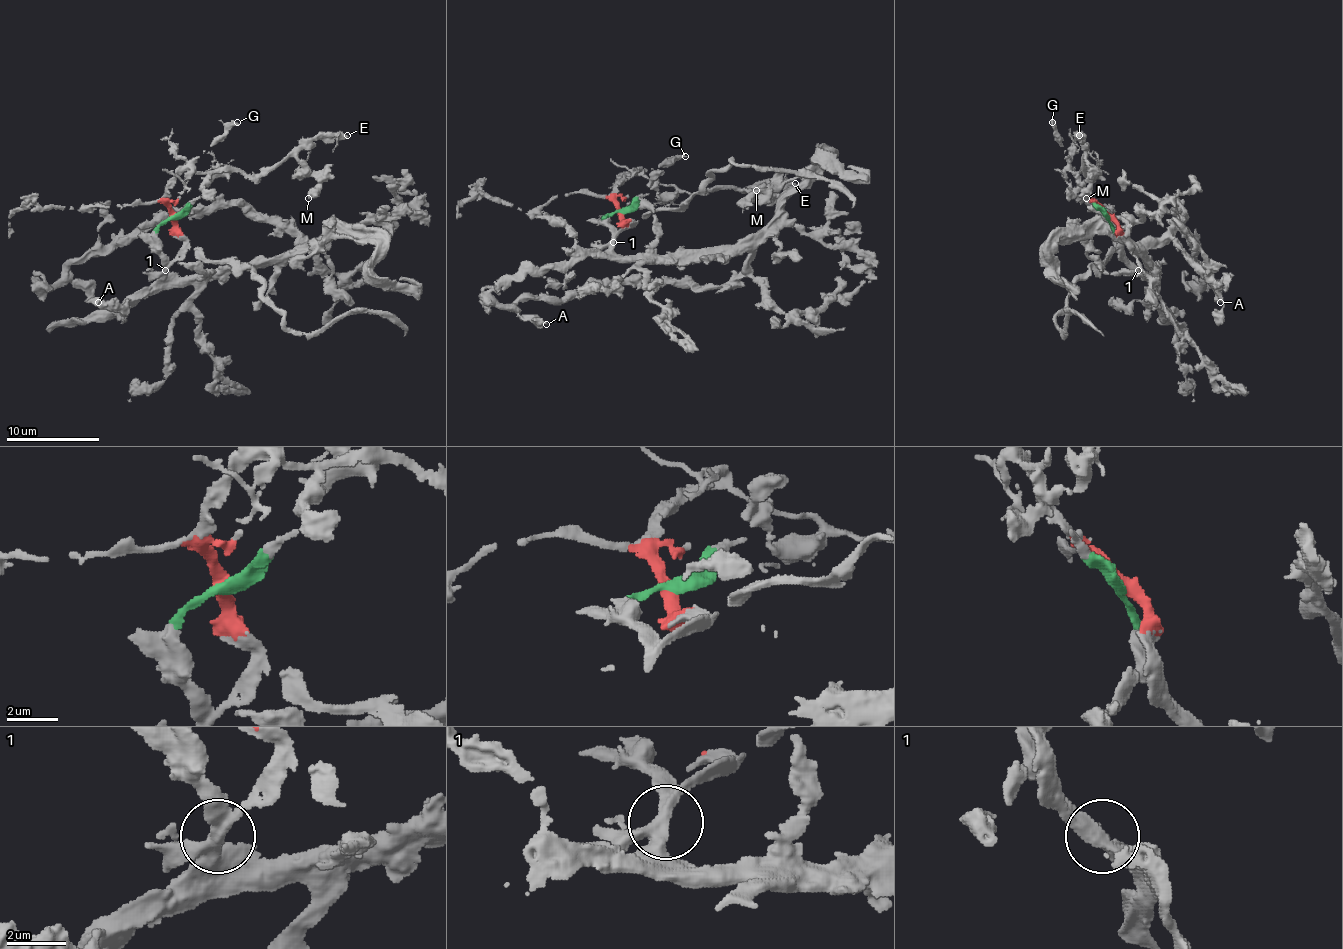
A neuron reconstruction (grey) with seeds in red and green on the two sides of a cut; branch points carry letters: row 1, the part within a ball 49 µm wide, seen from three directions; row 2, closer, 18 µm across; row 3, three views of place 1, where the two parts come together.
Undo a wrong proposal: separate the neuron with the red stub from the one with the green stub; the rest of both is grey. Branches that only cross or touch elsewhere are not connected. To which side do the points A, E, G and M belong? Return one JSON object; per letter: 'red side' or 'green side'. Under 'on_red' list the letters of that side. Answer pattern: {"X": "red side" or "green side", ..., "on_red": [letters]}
{"A": "green side", "E": "red side", "G": "red side", "M": "red side", "on_red": ["E", "G", "M"]}

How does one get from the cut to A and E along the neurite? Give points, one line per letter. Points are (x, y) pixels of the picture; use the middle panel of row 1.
A: (620, 210), (604, 220), (625, 257), (749, 252), (749, 266), (721, 285), (609, 283), (518, 304), (546, 325)
E: (620, 210), (616, 187), (632, 175), (646, 175), (662, 185), (702, 194), (795, 182)

